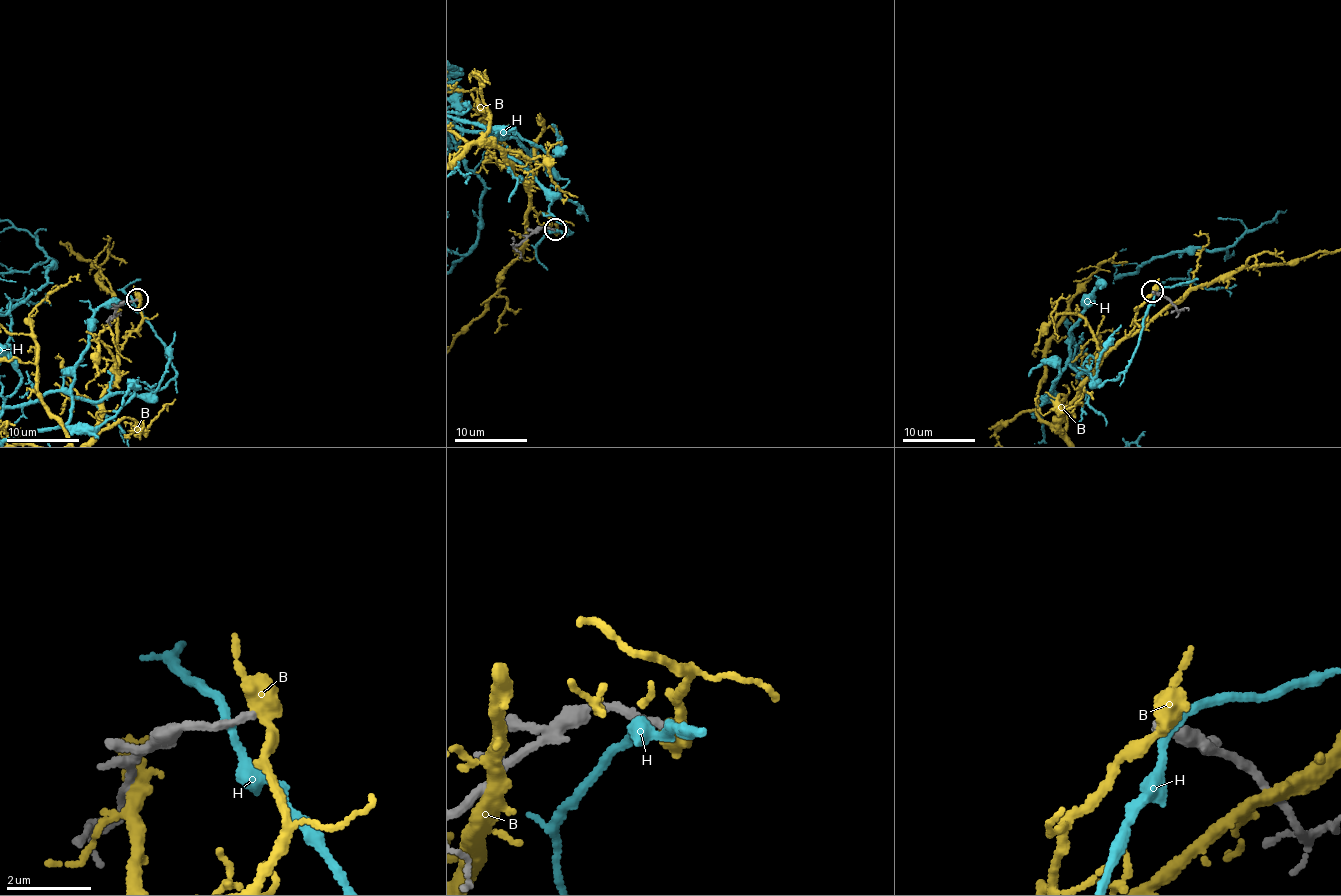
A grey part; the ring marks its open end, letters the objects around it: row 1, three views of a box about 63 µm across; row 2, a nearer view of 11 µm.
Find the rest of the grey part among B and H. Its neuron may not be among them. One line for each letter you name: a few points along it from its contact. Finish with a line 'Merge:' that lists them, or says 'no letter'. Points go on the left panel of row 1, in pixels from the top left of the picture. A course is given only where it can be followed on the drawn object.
Merge: no letter

